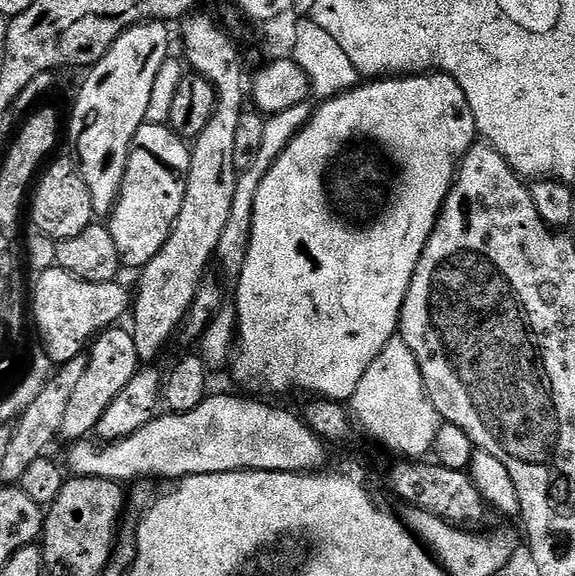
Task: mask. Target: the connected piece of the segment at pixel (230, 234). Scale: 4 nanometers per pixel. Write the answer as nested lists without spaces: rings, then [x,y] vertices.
[[[307,103],[288,108],[284,112],[269,115],[264,122],[264,133],[262,134],[262,146],[252,163],[237,175],[236,189],[234,190],[234,204],[230,206],[230,218],[226,218],[226,230],[222,230],[222,238],[216,247],[215,259],[231,274],[239,273],[240,265],[243,264],[248,253],[248,243],[252,233],[252,214],[254,212],[254,198],[262,178],[270,170],[270,166],[280,157],[285,146],[292,140],[293,136],[308,123],[310,108]]]

